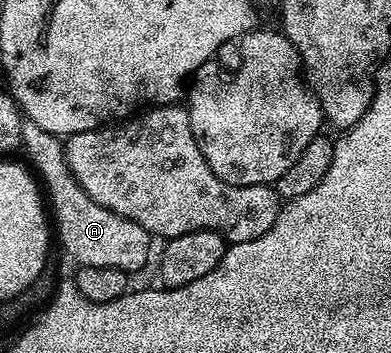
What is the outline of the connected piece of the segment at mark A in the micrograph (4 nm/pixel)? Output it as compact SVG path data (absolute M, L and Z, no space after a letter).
M25 122L21 125L19 144L25 147L32 171L39 177L48 199L49 196L51 198L49 206L52 217L53 214L55 216L53 224L56 235L58 232L62 246L77 261L75 263L80 267L102 266L121 269L130 274L136 274L146 266L151 254L153 237L137 222L131 222L130 219L100 206L79 186L78 180L67 166L62 137L53 136L47 130Z

